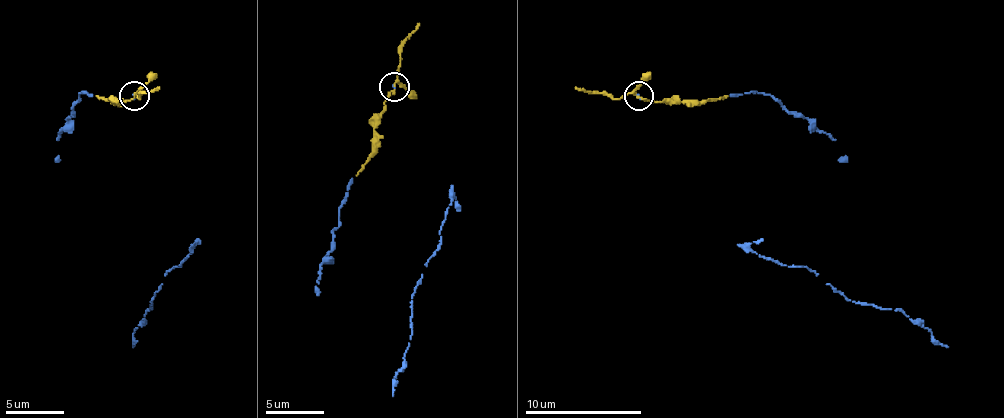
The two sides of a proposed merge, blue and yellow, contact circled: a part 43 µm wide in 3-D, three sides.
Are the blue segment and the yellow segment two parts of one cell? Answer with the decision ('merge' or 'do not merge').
merge

